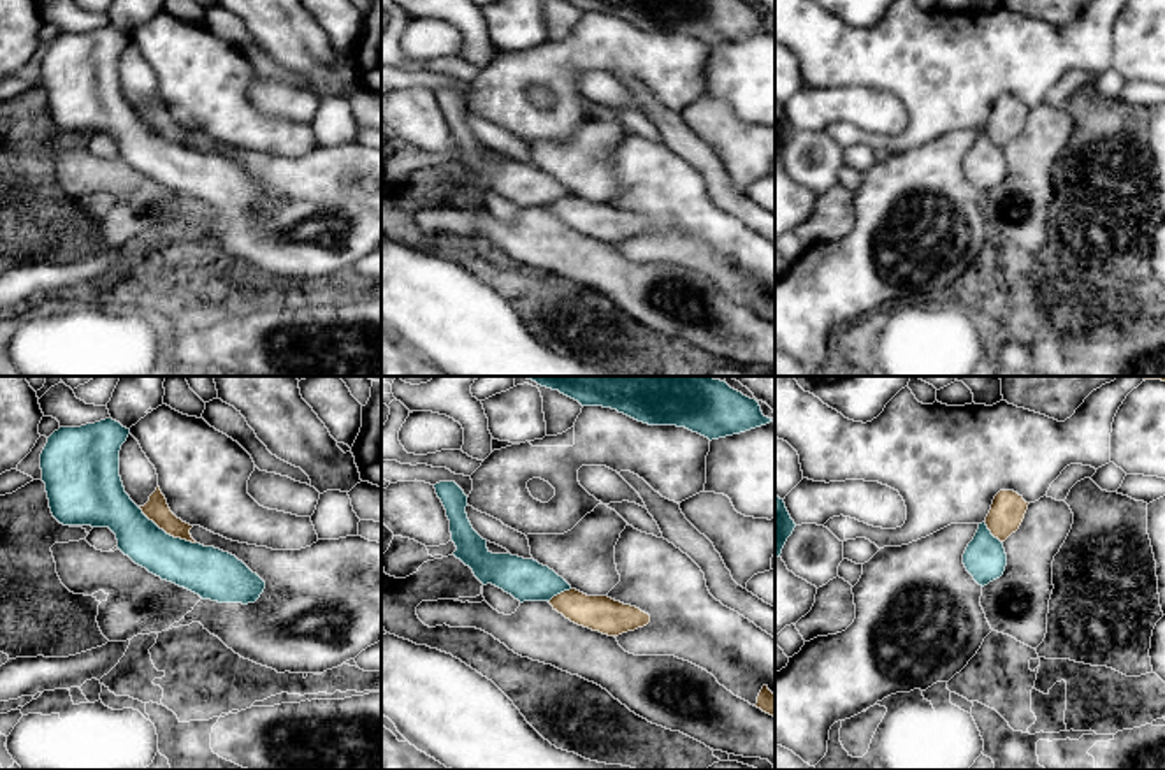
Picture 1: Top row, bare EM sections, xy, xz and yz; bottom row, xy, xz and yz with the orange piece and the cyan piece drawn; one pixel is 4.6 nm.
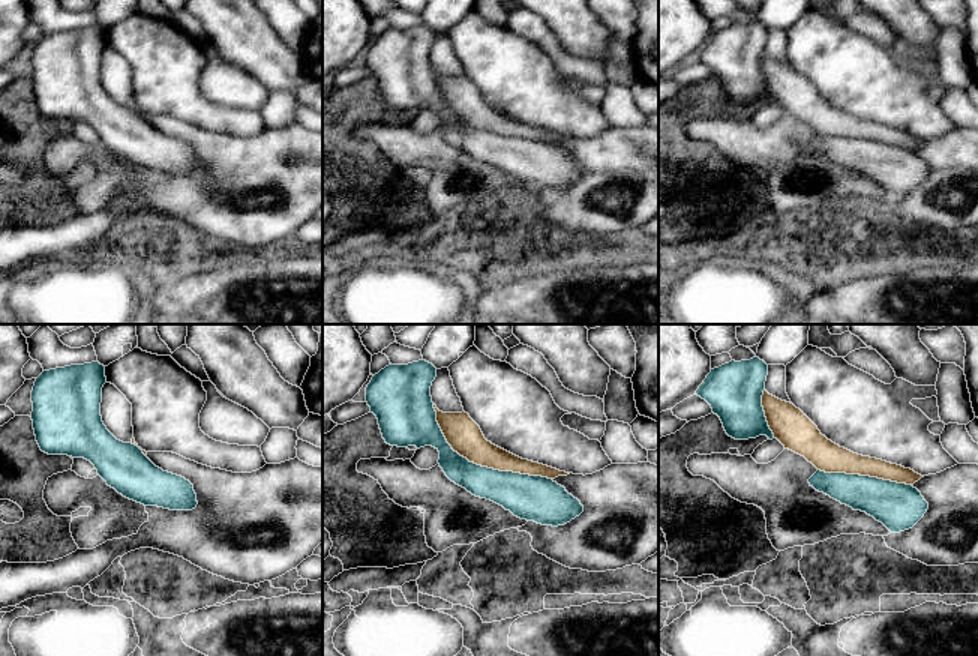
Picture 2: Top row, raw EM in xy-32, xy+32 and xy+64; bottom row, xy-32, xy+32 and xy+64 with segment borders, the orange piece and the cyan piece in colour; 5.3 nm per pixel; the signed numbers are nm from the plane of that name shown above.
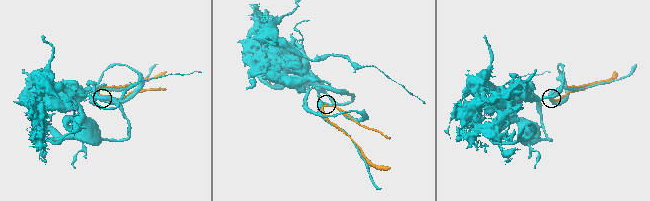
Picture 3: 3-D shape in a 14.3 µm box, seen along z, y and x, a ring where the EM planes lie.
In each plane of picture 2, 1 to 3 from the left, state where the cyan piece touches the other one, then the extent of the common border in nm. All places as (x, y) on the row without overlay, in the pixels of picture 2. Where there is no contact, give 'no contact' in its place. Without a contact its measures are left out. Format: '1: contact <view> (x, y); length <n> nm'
1: contact xy-32 (140, 111); length 110 nm
2: contact xy+32 (480, 128); length 750 nm
3: contact xy+64 (864, 138); length 500 nm

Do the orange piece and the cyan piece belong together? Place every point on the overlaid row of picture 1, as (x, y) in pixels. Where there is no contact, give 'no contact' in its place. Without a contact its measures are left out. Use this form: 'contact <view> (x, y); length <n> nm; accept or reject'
contact xy (167, 533); length 320 nm; accept

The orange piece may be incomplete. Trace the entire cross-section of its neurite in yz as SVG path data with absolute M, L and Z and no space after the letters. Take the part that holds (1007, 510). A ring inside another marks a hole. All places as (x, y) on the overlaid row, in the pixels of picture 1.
M1000 490L991 510L968 543L963 554L963 564L979 585L1000 578L1007 566L1003 541L1019 529L1028 505L1014 490Z

